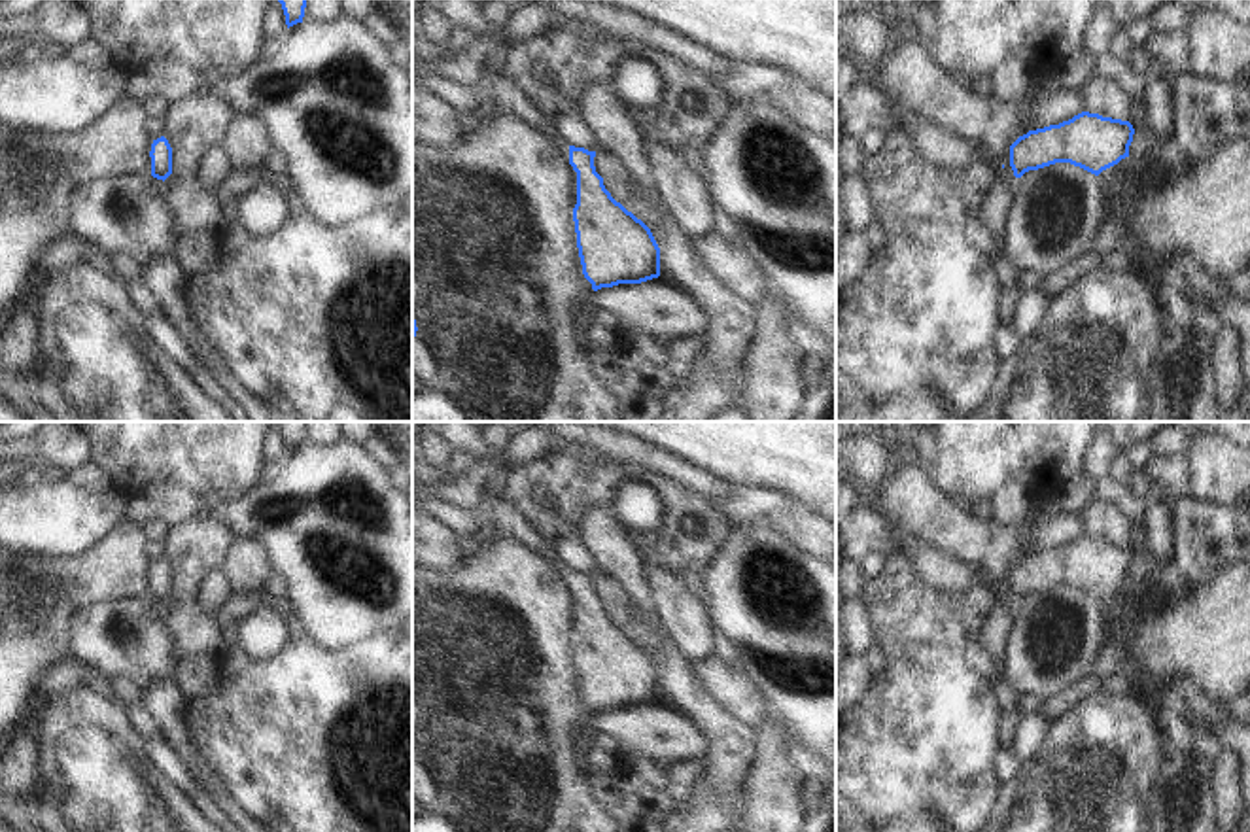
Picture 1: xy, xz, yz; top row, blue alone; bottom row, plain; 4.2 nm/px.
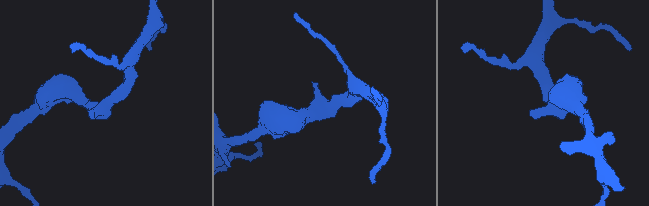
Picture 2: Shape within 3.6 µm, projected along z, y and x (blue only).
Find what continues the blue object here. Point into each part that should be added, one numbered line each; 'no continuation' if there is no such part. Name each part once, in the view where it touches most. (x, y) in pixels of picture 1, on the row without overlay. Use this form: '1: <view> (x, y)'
no continuation

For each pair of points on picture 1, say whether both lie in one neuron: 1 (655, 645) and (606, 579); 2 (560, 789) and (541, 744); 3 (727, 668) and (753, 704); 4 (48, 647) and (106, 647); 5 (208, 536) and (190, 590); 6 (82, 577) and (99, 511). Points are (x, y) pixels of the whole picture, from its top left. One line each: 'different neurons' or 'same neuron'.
1: same neuron
2: same neuron
3: same neuron
4: different neurons
5: same neuron
6: different neurons

